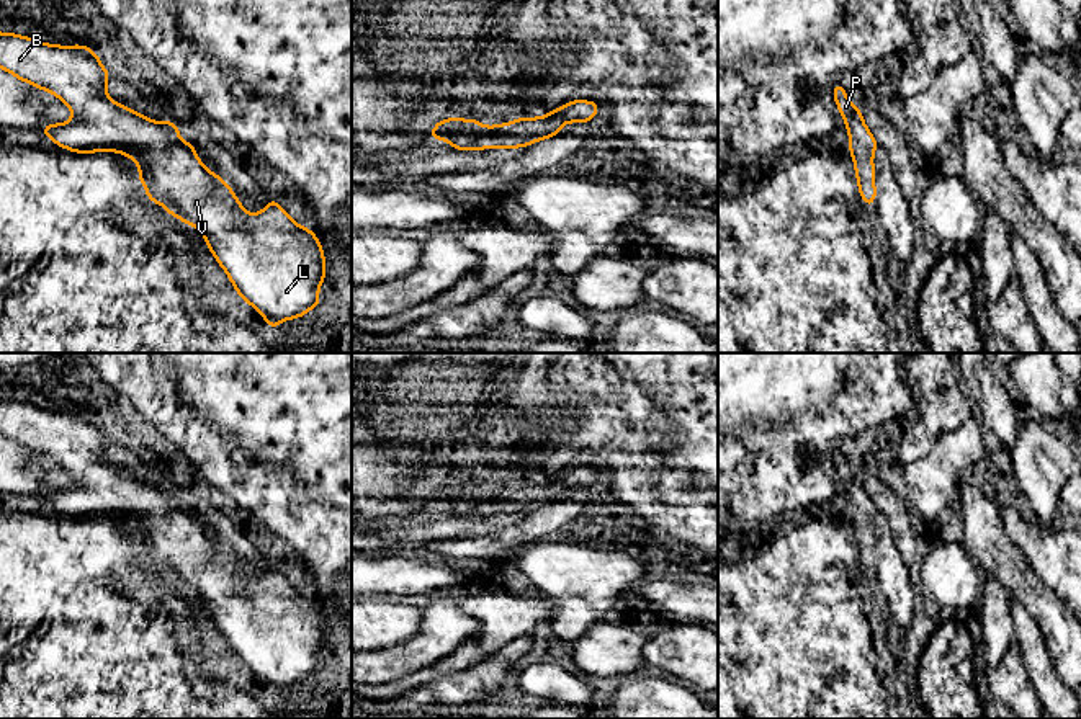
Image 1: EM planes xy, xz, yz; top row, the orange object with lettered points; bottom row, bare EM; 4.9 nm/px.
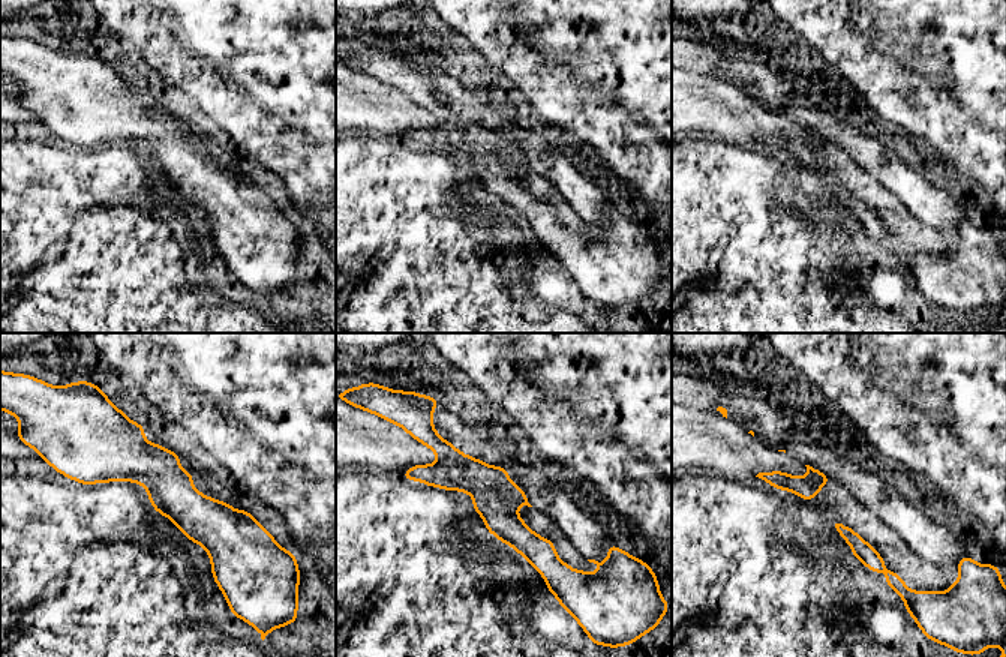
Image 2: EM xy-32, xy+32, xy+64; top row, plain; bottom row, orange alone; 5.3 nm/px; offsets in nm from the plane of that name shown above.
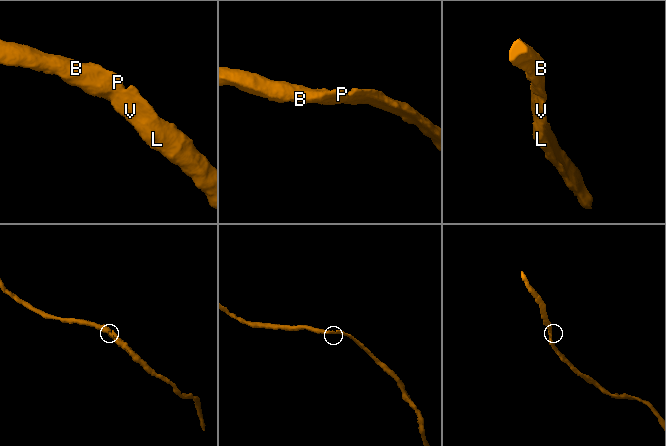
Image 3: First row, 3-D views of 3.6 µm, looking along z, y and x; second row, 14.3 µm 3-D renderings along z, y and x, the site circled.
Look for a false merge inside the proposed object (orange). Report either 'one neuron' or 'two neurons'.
one neuron

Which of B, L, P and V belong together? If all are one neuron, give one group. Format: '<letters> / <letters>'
B L P V

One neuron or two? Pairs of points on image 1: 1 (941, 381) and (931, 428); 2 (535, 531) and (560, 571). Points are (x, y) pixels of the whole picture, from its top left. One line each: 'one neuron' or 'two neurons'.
1: one neuron
2: two neurons

